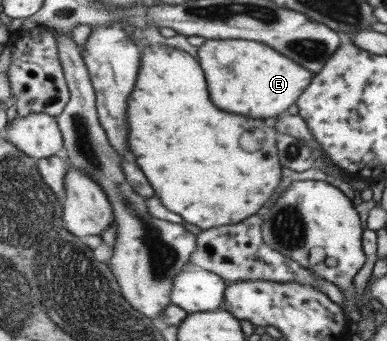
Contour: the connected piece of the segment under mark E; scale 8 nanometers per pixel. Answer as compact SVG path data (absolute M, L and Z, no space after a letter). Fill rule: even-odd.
M205 39L197 52L196 58L214 106L226 112L250 114L252 118L268 118L268 122L294 104L313 78L306 68L282 58L282 54L270 50L270 46L264 46L262 42Z

